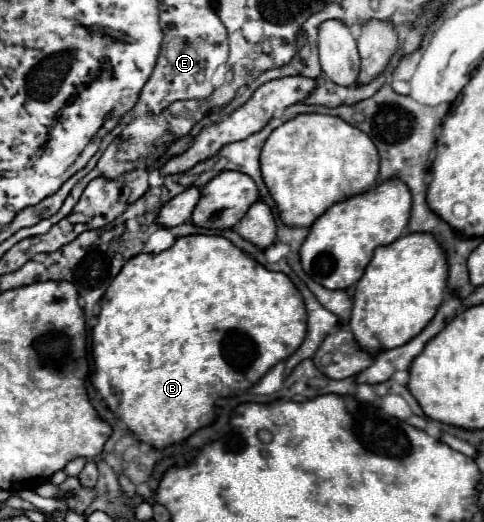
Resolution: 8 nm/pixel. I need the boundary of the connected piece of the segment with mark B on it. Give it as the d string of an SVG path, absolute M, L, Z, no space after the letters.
M184 236L176 238L174 246L170 250L164 250L160 254L138 254L136 258L130 258L120 274L110 284L102 308L98 314L98 324L92 328L92 356L94 356L94 374L92 384L104 398L110 412L114 412L128 428L128 432L138 440L144 442L156 450L164 450L170 444L184 442L188 436L192 436L196 430L210 426L216 418L214 404L218 398L230 396L236 390L248 390L254 382L258 382L274 364L290 358L306 334L306 314L304 314L304 300L296 286L290 282L290 278L282 272L270 272L256 260L248 258L242 250L238 250L230 240L222 236Z

